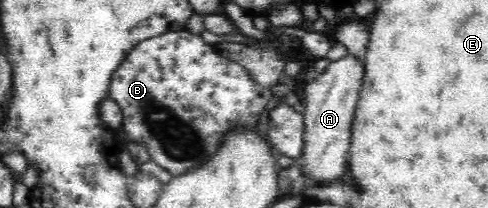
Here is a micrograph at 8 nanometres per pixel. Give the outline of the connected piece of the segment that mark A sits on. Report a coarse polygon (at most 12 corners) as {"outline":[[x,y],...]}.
{"outline":[[364,60],[330,62],[305,88],[301,165],[345,173]]}

